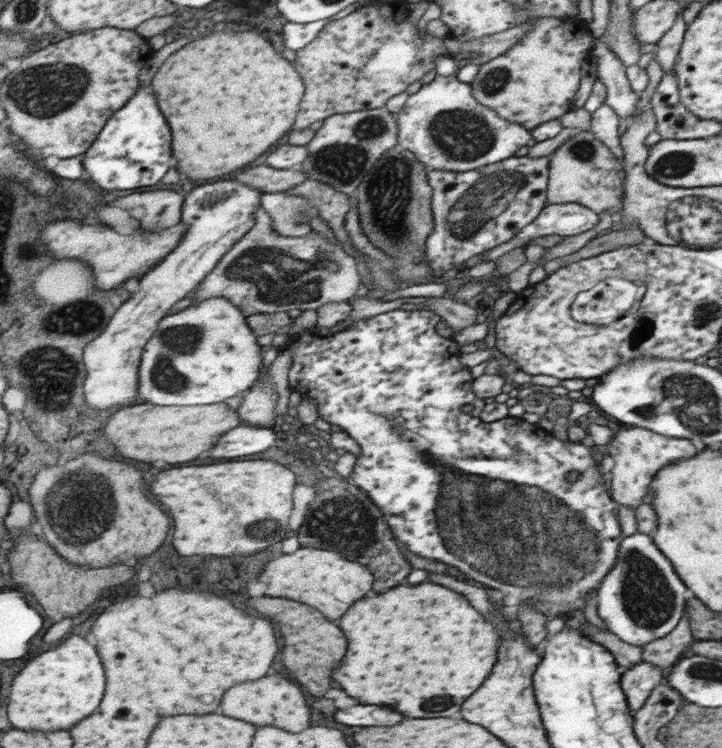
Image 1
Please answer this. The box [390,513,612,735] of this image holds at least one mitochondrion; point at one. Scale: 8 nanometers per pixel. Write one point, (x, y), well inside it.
(428, 705)

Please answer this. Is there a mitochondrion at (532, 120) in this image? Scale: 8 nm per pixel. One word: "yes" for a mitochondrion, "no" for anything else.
no

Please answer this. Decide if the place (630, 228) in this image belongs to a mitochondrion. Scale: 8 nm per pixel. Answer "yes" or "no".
no

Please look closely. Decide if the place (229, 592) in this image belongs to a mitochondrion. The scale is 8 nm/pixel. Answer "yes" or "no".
no

